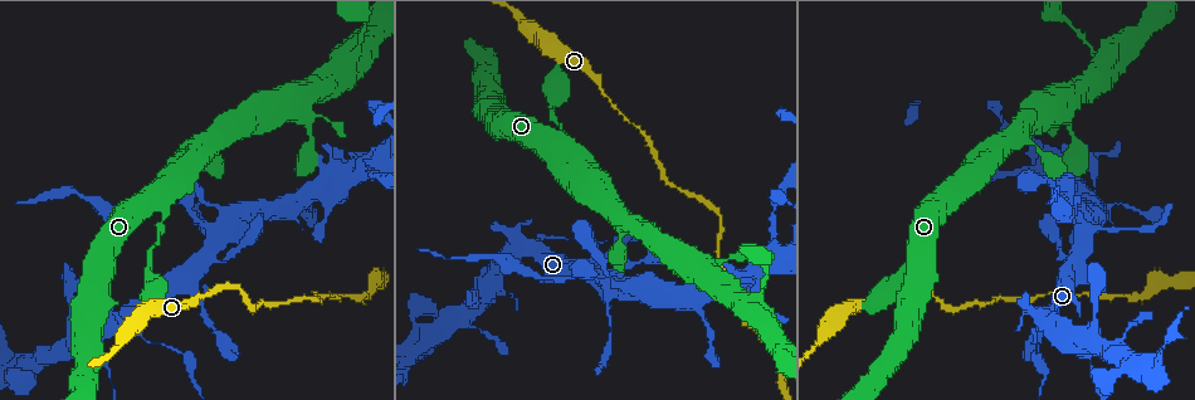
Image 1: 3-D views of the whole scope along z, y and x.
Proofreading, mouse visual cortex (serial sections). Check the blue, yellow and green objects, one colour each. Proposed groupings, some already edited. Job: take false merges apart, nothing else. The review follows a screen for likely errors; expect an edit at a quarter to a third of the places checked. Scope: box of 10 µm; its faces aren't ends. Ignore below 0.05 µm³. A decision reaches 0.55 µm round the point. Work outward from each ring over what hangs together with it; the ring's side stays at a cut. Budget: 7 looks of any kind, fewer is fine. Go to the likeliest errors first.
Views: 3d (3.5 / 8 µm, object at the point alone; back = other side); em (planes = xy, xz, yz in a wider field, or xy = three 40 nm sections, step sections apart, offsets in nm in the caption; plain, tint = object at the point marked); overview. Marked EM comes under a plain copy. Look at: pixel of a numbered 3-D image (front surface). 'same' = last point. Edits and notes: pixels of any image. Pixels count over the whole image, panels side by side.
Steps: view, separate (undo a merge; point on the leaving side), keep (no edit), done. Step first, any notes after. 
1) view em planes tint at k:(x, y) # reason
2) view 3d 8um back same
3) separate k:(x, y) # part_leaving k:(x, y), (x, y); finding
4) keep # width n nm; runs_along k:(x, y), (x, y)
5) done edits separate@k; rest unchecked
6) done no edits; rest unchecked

view 3d 3.5um at 1:(1147, 297) # a narrow waist

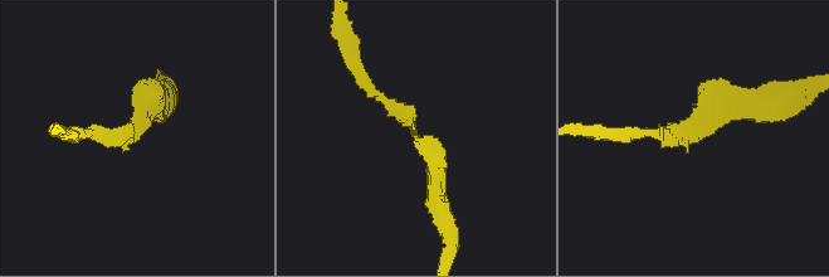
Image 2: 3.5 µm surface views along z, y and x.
keep # runs_along 2:(360, 71), (410, 118), (437, 203); one cell here

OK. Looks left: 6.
view 3d 3.5um at 1:(1071, 198) # narrows sharply

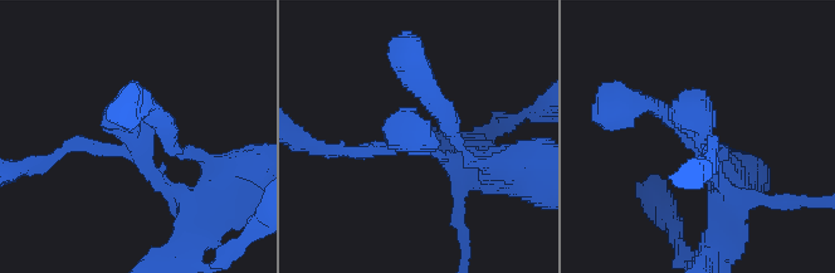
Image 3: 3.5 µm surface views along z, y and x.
view em planes tint at 3:(133, 138) # need the tissue

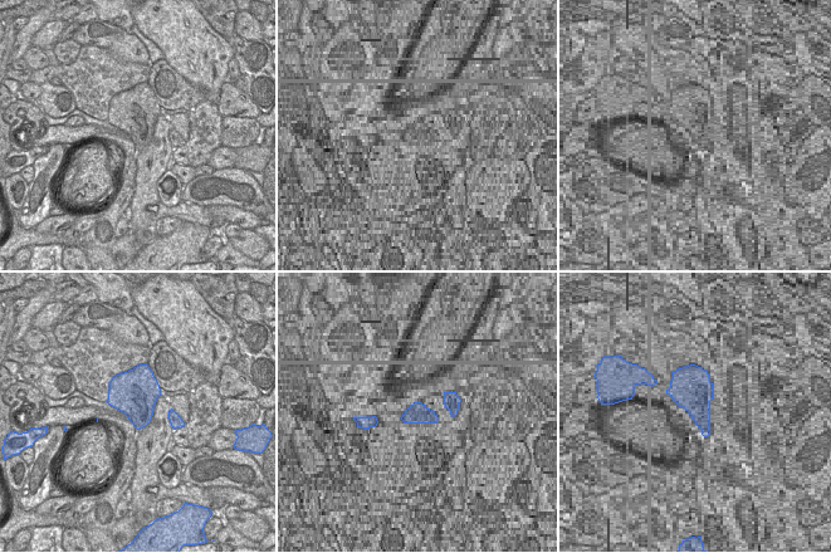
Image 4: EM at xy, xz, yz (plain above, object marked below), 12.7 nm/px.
view em xy step 1 tint same # cut it another way

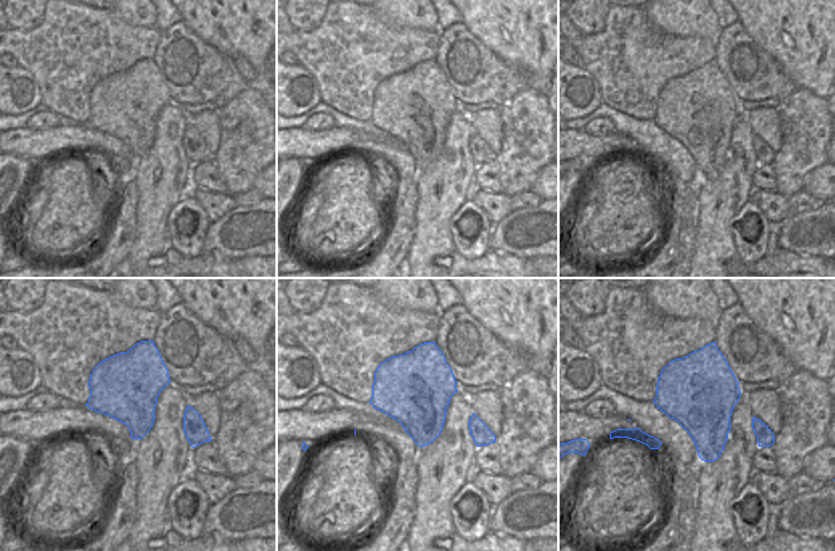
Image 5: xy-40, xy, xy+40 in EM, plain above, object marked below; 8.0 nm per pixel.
separate 3:(352, 150) # part_leaving 3:(392, 151), (327, 151), (312, 141); two cells meet here

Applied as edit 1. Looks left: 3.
view 3d 3.5um at 1:(111, 316) # three-way junction

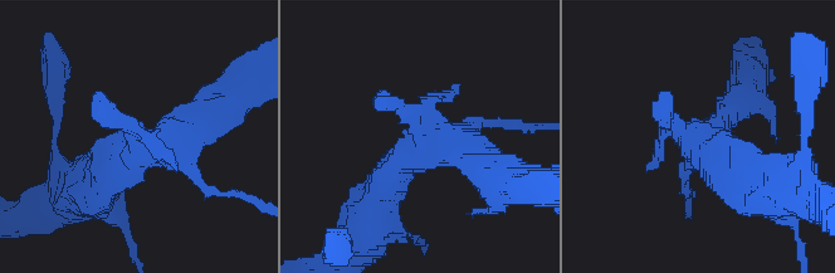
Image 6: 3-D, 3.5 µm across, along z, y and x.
view em xy step 5 tint at 6:(419, 125) # need the tissue

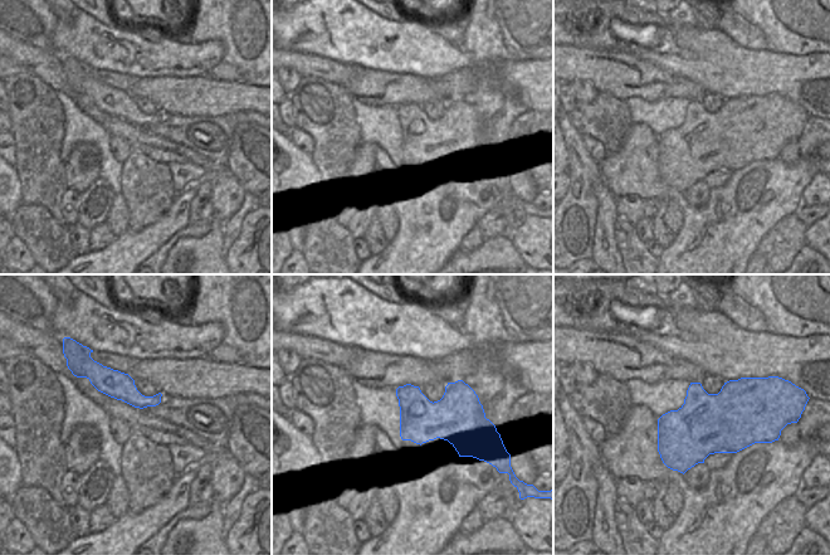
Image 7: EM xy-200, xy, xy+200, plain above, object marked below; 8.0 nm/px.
keep # runs_along 6:(478, 165), (377, 97); one cell here

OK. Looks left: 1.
done edits separate@3; rest unchecked

